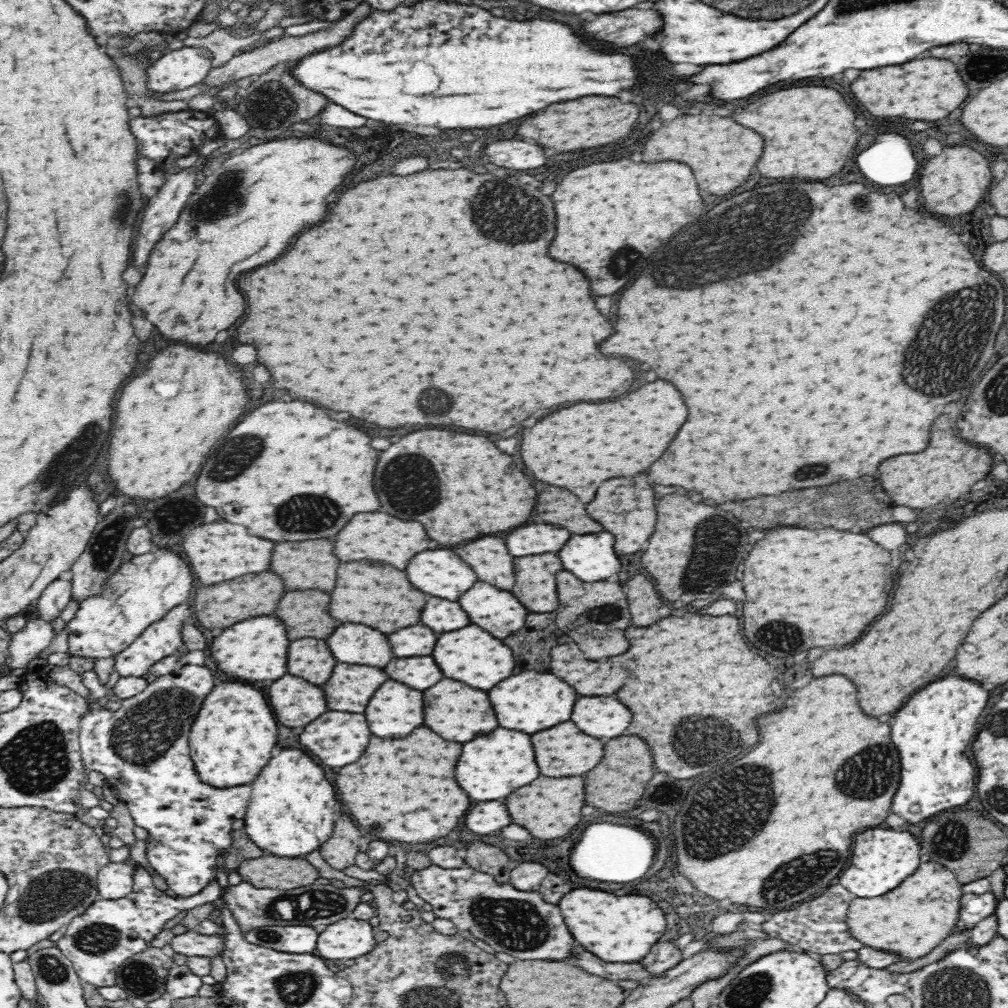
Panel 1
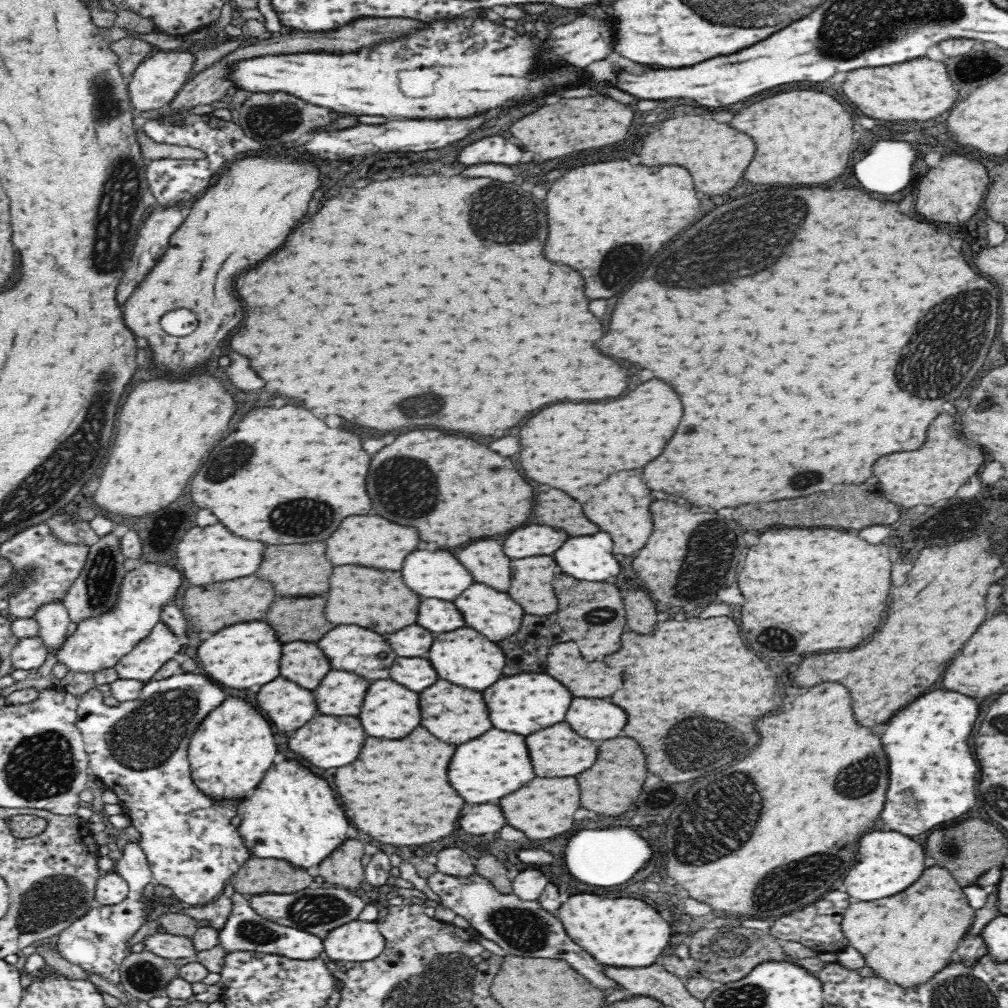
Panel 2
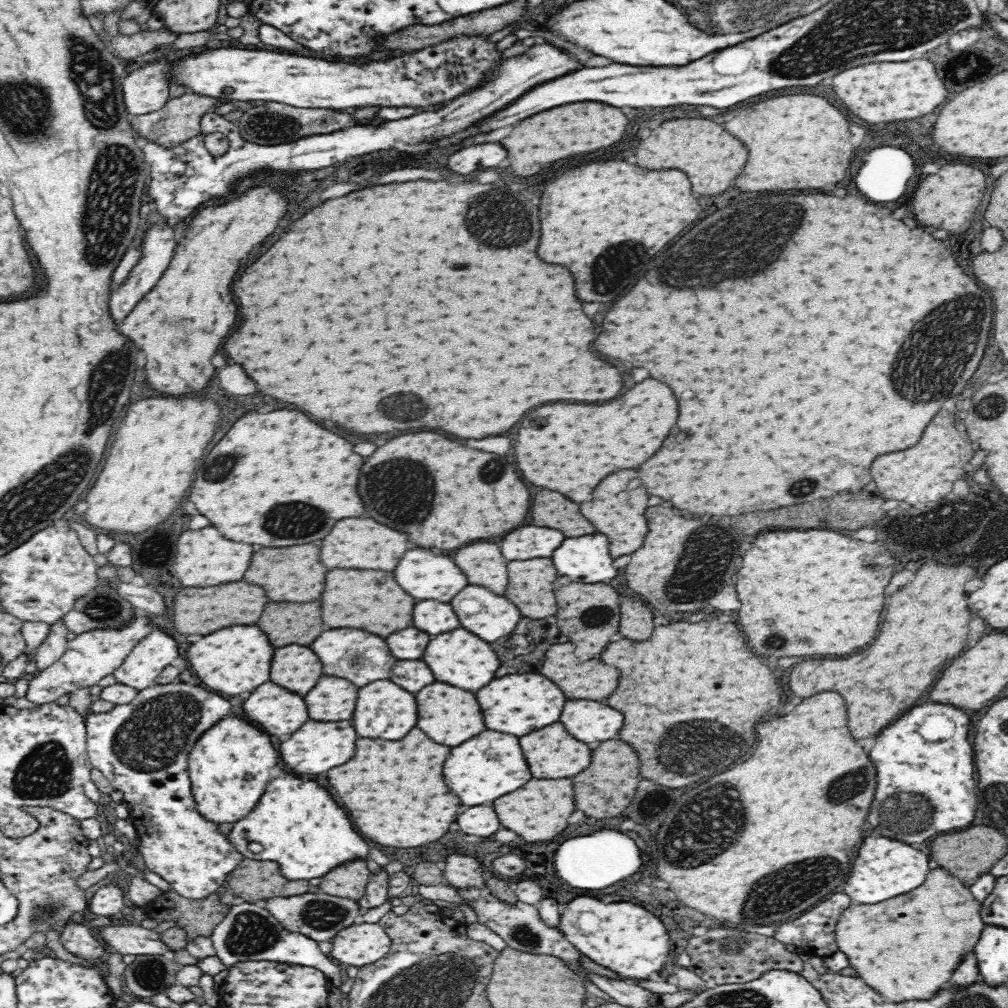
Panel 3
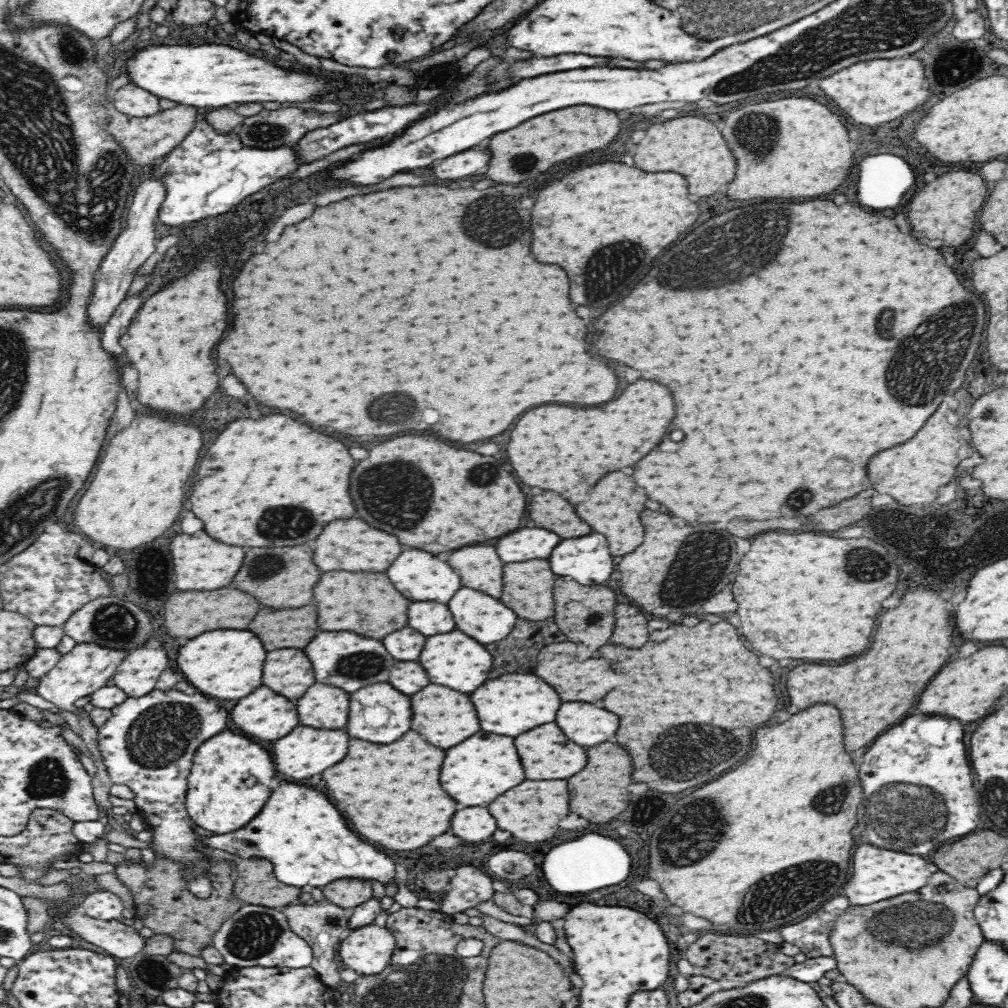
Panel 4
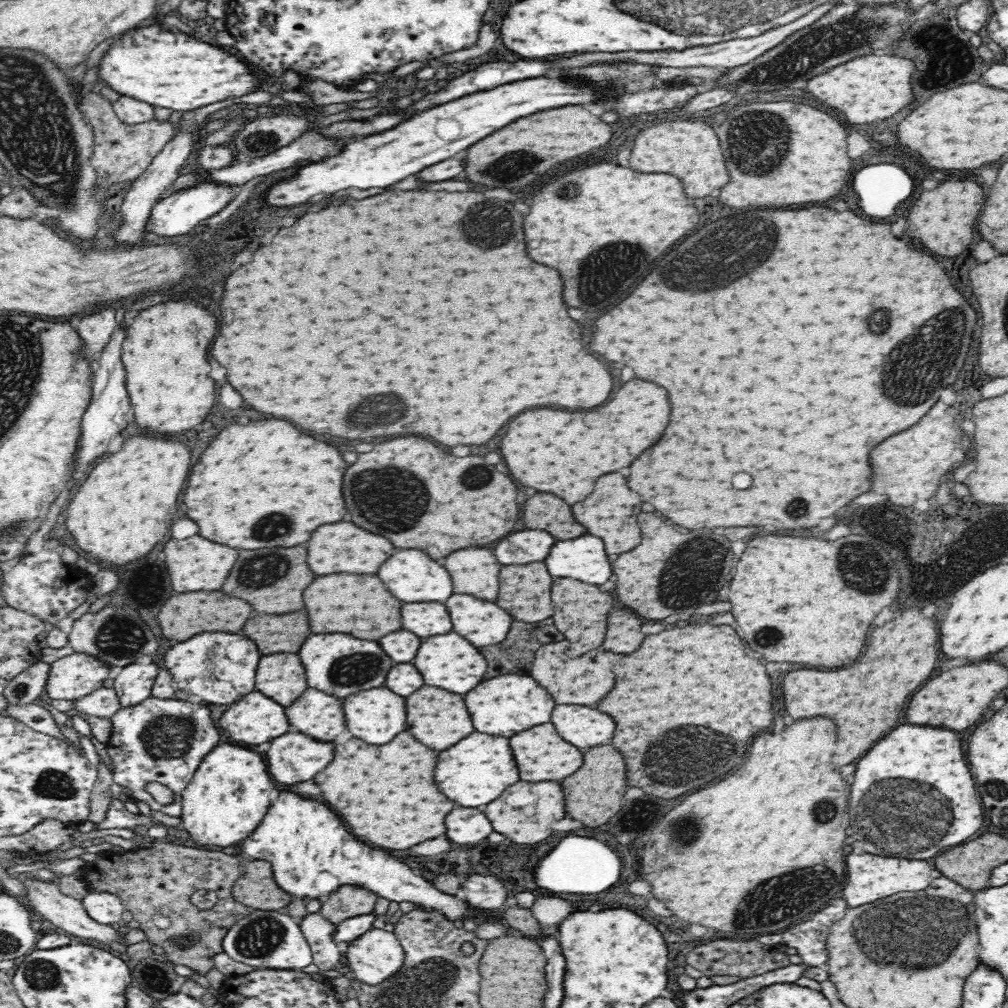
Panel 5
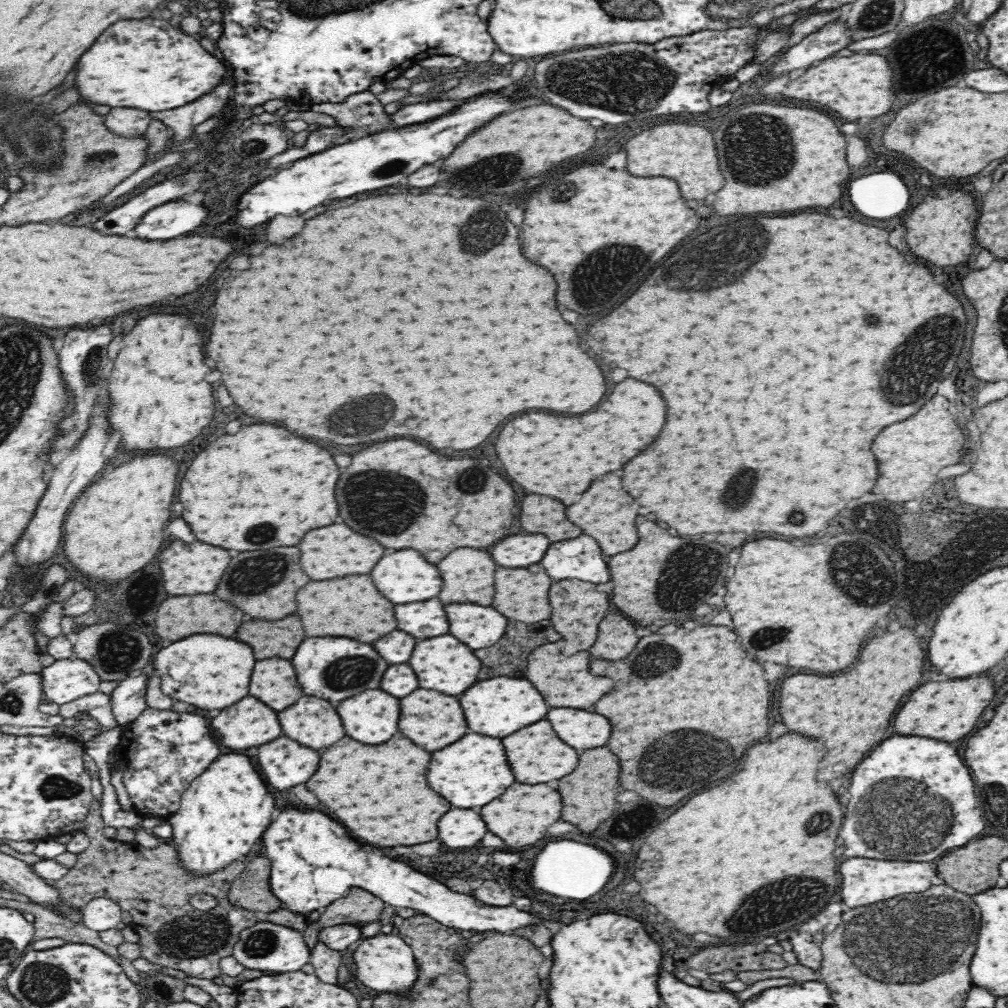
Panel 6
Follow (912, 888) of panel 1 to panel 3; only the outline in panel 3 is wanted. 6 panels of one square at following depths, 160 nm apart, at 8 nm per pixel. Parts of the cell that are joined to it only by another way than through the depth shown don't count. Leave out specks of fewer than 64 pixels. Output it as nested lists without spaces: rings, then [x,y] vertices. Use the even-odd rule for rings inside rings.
[[[936,868],[926,878],[926,884],[918,886],[914,892],[896,896],[882,904],[856,903],[846,908],[835,928],[835,941],[839,950],[846,954],[849,966],[858,972],[858,977],[885,1000],[930,1000],[942,986],[948,984],[952,972],[958,968],[962,958],[970,950],[975,950],[980,932],[985,926],[980,906],[970,893],[969,887],[962,884],[958,877],[946,872],[944,868]]]

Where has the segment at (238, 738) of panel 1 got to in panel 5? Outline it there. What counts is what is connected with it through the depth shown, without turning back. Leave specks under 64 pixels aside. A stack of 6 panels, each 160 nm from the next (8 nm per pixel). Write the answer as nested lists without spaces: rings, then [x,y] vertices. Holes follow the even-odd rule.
[[[218,742],[202,760],[193,780],[182,796],[182,825],[199,846],[221,846],[231,851],[232,844],[244,840],[264,818],[278,790],[266,772],[264,758],[242,746]]]

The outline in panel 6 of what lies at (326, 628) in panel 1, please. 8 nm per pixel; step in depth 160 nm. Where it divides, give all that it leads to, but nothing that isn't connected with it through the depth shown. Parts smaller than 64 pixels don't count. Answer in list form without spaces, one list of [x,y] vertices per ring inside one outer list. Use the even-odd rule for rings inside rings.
[[[298,614],[282,620],[250,620],[244,622],[236,632],[236,640],[246,642],[254,648],[256,660],[270,656],[292,658],[304,638],[306,636]]]

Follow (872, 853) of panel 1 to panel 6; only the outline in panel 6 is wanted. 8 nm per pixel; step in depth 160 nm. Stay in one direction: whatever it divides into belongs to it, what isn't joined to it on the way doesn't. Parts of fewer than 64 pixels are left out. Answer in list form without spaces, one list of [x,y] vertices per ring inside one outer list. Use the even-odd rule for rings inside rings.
[[[850,858],[840,864],[840,874],[842,874],[842,890],[840,890],[842,904],[847,909],[853,909],[894,898],[898,894],[928,890],[932,886],[932,878],[936,876],[936,870],[932,868],[932,864],[922,864],[922,862]]]

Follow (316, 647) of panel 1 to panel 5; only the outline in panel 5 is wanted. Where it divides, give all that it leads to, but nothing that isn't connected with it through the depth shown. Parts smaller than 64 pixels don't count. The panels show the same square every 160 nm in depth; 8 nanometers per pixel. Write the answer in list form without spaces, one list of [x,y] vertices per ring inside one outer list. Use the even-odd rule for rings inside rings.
[[[298,654],[262,656],[256,674],[256,688],[278,704],[292,704],[306,690],[306,670]]]

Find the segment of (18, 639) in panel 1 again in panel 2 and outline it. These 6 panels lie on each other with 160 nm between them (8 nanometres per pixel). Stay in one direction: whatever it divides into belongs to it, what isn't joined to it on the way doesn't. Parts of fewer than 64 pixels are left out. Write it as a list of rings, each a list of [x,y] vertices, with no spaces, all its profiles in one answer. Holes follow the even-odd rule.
[[[39,634],[30,638],[20,638],[18,644],[12,648],[11,659],[14,669],[35,670],[46,660],[49,654],[44,639]]]

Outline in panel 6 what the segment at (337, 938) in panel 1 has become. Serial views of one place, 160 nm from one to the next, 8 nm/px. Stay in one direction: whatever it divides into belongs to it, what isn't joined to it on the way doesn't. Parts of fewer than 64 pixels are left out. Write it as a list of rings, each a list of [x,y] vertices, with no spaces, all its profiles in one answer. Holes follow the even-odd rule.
[[[380,932],[372,937],[362,938],[352,957],[356,963],[358,980],[377,992],[408,992],[416,980],[416,957],[410,945],[398,935]]]

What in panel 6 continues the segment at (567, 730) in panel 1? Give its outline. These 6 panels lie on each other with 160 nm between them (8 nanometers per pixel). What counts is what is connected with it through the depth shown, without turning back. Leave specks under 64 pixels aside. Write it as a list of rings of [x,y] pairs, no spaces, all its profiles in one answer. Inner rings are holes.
[[[540,720],[528,728],[522,728],[506,736],[502,742],[504,742],[512,772],[516,776],[516,782],[522,782],[522,784],[542,784],[550,780],[560,780],[570,772],[574,772],[574,768],[578,766],[578,754],[574,752],[574,748],[558,740],[548,720]]]

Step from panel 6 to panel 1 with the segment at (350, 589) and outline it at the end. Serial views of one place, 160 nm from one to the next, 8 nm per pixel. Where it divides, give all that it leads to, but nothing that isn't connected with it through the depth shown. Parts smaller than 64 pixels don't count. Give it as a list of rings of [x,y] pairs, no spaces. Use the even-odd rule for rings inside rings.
[[[358,560],[352,564],[338,566],[338,580],[336,580],[336,588],[332,590],[330,614],[340,622],[366,624],[388,634],[388,632],[396,632],[398,628],[418,624],[426,598],[428,596],[424,592],[418,592],[418,588],[410,584],[406,572],[396,570],[386,562]]]

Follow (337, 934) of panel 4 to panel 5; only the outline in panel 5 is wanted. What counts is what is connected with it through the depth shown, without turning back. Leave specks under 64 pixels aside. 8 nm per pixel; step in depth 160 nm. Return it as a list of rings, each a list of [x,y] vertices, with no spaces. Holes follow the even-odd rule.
[[[320,912],[309,913],[298,919],[298,927],[309,942],[313,952],[313,963],[322,970],[341,968],[340,952],[334,943],[336,924],[332,924]]]

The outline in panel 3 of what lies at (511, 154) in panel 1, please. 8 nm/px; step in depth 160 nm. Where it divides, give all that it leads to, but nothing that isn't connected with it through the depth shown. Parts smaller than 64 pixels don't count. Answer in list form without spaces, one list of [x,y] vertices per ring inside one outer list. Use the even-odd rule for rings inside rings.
[[[484,142],[476,146],[468,146],[450,156],[448,168],[458,174],[470,174],[480,168],[494,168],[502,160],[506,160],[506,148],[494,142]]]

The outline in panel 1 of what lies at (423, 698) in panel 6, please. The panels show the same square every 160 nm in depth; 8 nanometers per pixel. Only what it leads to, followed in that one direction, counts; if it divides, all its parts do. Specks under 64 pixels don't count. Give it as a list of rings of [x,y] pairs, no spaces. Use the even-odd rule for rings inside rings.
[[[442,678],[434,688],[428,688],[424,692],[424,708],[426,708],[424,710],[426,726],[430,726],[444,740],[470,742],[476,736],[488,734],[498,728],[498,720],[494,716],[494,710],[490,708],[488,692],[470,688],[468,684],[462,684],[458,680]]]

